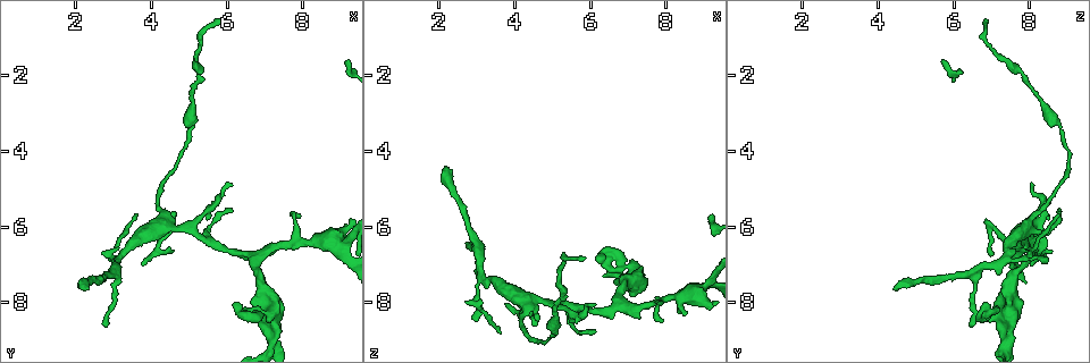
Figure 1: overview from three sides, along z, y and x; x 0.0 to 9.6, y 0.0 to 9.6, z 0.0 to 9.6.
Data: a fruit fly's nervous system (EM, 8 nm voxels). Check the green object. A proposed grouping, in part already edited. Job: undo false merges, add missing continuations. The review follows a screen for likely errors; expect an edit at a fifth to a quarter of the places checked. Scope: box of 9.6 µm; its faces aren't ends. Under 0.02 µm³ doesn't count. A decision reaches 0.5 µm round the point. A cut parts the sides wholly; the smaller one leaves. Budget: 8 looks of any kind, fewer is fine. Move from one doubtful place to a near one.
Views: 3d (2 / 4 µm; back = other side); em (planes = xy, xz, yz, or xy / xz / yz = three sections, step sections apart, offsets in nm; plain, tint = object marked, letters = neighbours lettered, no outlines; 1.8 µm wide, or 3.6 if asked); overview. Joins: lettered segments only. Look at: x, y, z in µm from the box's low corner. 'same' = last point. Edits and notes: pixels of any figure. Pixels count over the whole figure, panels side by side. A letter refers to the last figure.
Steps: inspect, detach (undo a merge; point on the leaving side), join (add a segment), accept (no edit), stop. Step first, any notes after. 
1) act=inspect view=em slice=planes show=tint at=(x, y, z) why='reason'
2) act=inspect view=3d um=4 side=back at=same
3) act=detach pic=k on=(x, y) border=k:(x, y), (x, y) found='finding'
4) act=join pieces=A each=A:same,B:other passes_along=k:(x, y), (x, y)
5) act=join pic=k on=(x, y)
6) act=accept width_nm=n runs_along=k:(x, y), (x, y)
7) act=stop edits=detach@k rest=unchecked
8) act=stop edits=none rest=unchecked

act=inspect view=em slice=planes show=plain at=(3.15, 6.90, 7.35) why='abrupt turn'

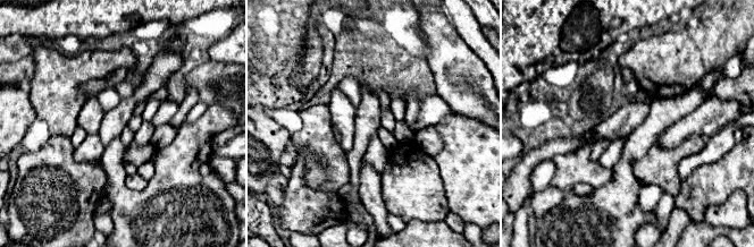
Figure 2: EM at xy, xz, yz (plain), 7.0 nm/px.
act=inspect view=em slice=planes show=tint at=same why='with the object marked'

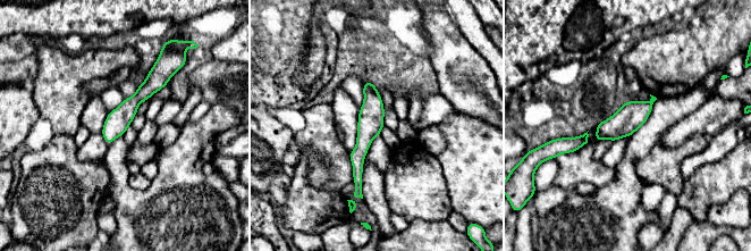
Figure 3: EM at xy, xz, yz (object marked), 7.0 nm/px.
act=inspect view=em slice=planes show=letters at=same

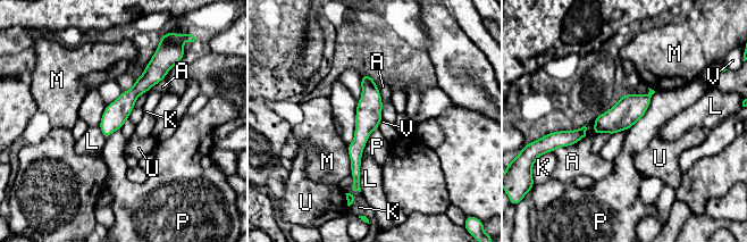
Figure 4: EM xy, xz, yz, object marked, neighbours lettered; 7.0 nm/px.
act=accept width_nm=170 longest_contact=P:320nm each=A:other,K:other,L:other,M:other,P:other,U:other,V:other found='all the same cell'

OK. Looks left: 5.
act=inspect view=em slice=planes show=letters at=(4.50, 6.00, 8.05) why='arms part here'

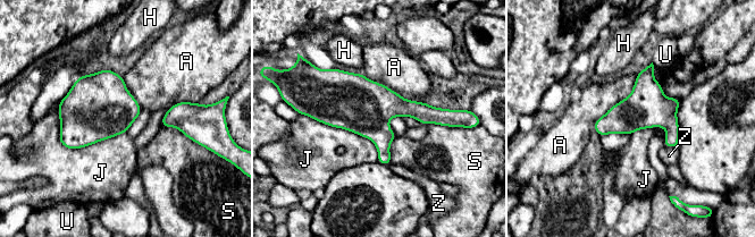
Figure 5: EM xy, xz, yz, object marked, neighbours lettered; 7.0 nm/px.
act=accept width_nm=300 each=A:other,H:other,J:other,S:other,U:other,Z:other border=5:(58, 102), (67, 147), (126, 130) found='all the same cell'

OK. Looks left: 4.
act=inspect view=3d um=2 at=(2.15, 7.60, 4.40) why='an open end'

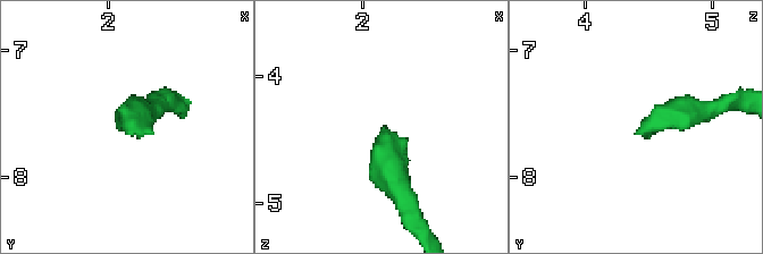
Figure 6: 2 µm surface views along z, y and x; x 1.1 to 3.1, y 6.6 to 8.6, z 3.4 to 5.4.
act=inspect view=em slice=yz step=16 show=letters at=(2.18, 7.68, 4.40)

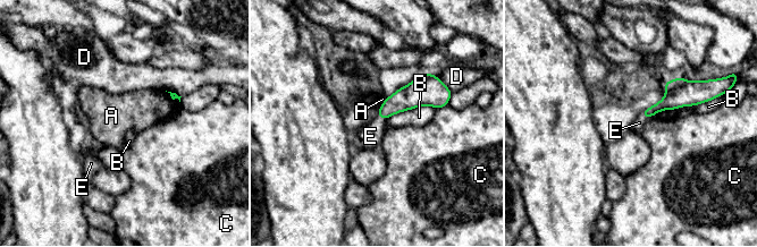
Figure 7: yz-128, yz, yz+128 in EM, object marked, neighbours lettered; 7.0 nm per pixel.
act=join pieces=E longest_contact=B:360nm each=A:other,B:other,C:other,D:other,E:same found='it goes on there'

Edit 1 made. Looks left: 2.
act=stop edits=join@7 rest=unchecked

